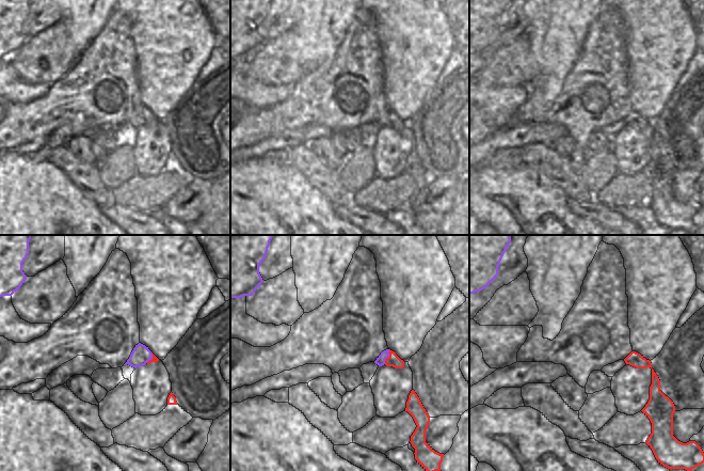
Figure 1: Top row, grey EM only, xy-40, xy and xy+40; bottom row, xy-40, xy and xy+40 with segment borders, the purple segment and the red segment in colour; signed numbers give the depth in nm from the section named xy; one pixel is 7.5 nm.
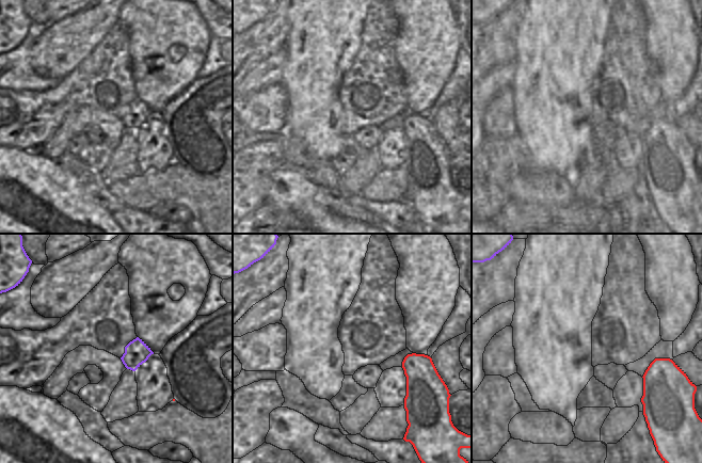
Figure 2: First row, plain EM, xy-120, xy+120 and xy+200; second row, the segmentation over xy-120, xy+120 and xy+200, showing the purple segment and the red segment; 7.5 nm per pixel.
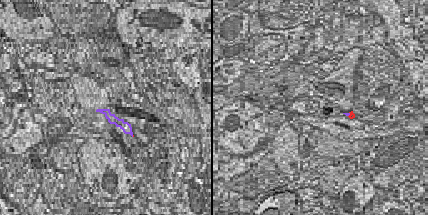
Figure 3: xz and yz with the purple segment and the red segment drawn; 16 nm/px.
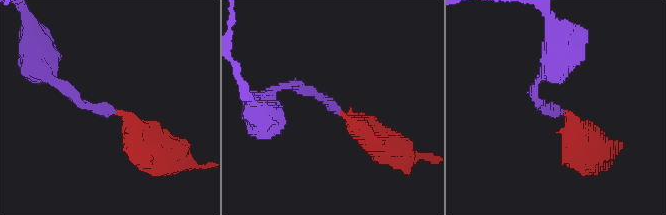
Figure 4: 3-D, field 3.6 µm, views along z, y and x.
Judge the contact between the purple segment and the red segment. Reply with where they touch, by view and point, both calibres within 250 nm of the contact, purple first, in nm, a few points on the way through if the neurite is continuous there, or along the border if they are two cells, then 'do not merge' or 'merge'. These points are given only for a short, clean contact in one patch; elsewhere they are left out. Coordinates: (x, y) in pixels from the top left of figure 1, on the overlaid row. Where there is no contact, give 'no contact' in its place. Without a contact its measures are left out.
meets purple in xy at (387, 357); 70 nm thick on the purple side, 90 nm on the other; runs through xy (380, 361), (387, 357), (393, 360); merge

